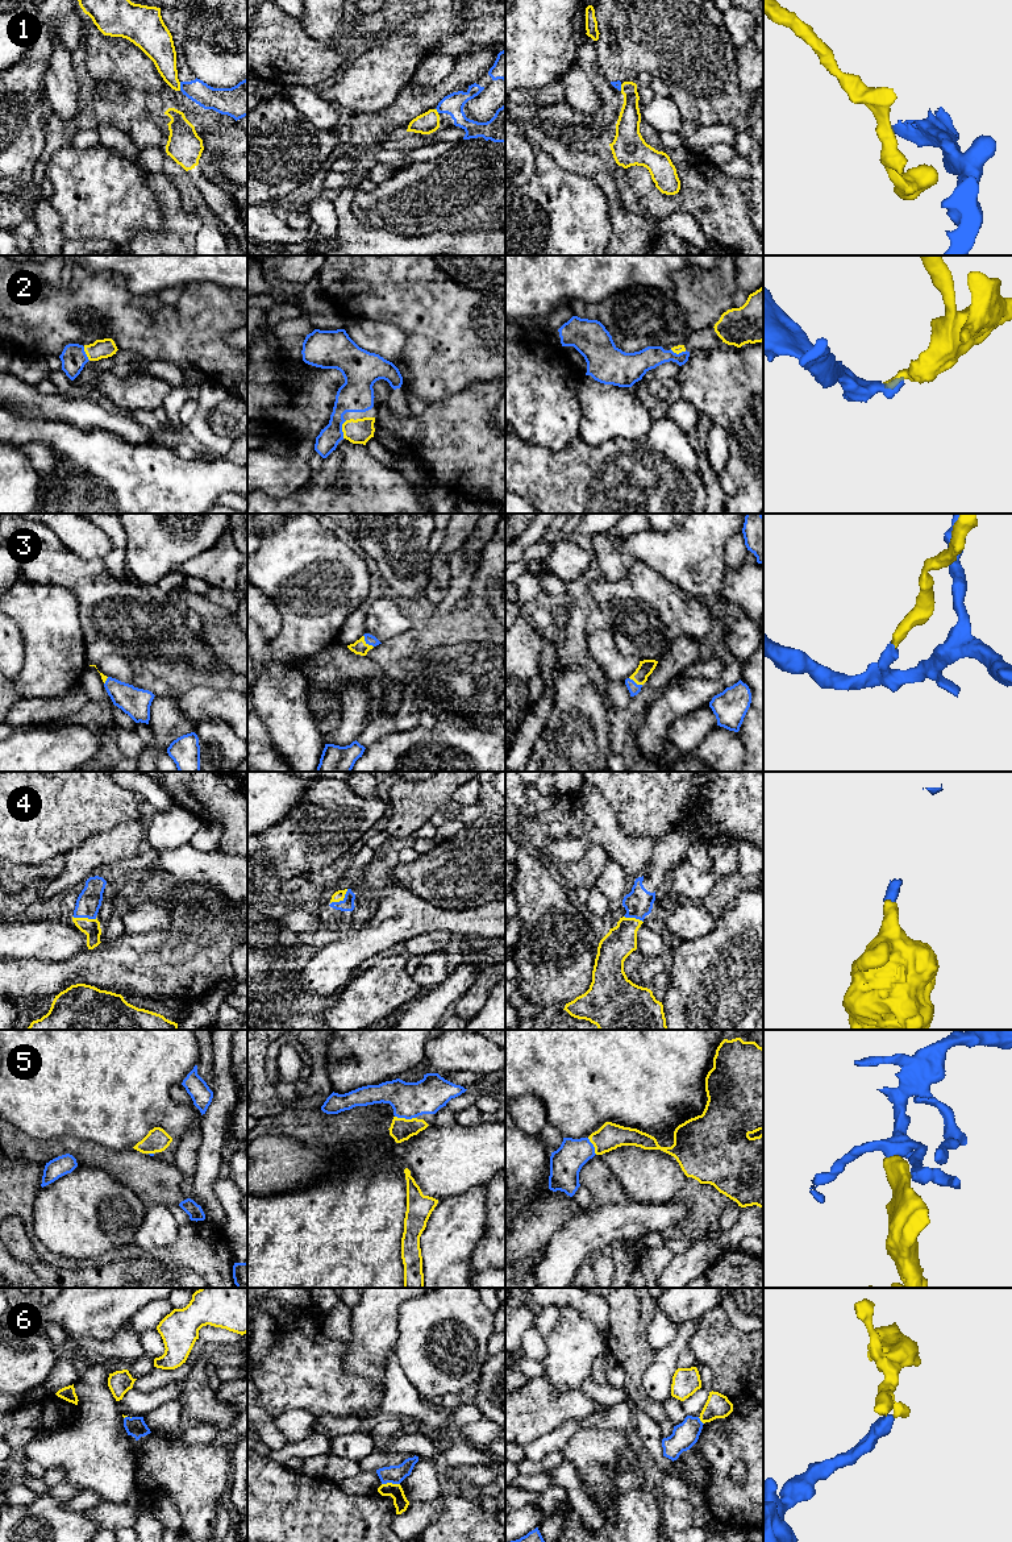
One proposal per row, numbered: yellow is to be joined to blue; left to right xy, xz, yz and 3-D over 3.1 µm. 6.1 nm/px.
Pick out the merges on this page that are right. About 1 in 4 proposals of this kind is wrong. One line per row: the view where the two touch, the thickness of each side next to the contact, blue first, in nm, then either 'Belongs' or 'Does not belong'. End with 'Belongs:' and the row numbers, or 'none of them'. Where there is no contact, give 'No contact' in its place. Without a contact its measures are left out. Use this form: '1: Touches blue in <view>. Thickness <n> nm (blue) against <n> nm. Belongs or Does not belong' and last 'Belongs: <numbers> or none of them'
1: Touches blue in xy. Thickness 140 nm (blue) against 170 nm. Does not belong
2: Touches blue in xz. Thickness 200 nm (blue) against 150 nm. Belongs
3: Touches blue in xz. Thickness 60 nm (blue) against 90 nm. Belongs
4: Touches blue in xy. Thickness 150 nm (blue) against 110 nm. Belongs
5: Touches blue in xz. Thickness 220 nm (blue) against 140 nm. Belongs
6: Touches blue in xz. Thickness 110 nm (blue) against 90 nm. Does not belong
Belongs: 2, 3, 4, 5

